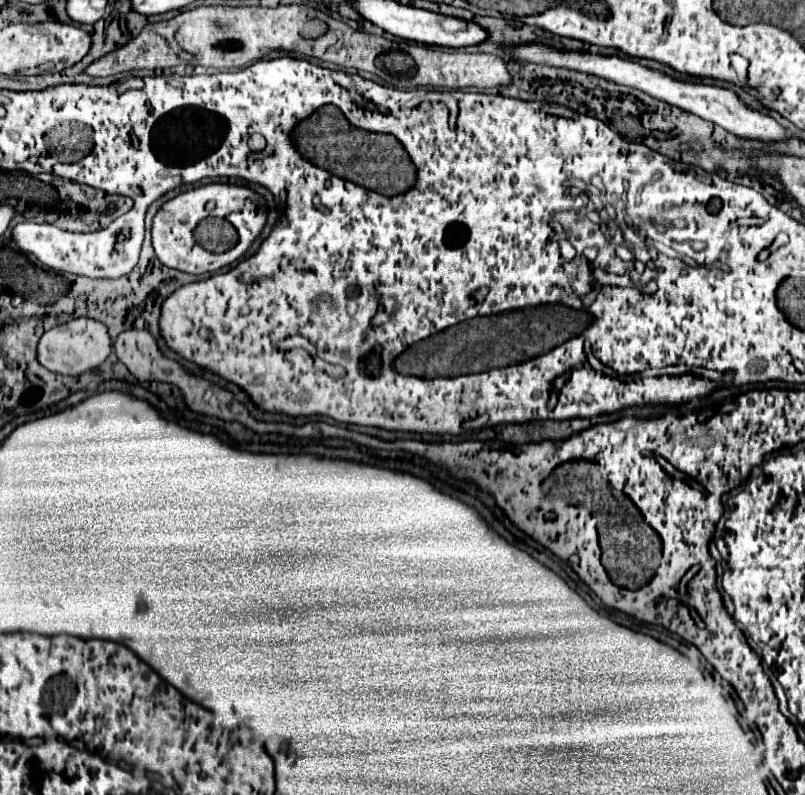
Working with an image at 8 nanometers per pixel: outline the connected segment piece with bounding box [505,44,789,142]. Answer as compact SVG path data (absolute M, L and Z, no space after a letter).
M525 44L525 46L507 46L505 48L511 56L515 56L517 60L523 62L537 62L537 64L549 64L549 66L563 66L563 68L571 68L571 70L579 70L579 72L587 72L587 74L595 74L601 78L607 78L611 82L617 84L625 84L637 90L643 90L647 94L651 94L657 100L663 100L667 104L673 104L681 110L687 110L691 114L701 116L703 120L709 120L721 128L725 128L727 132L735 134L737 138L747 138L747 140L761 140L761 142L781 142L787 140L789 134L783 126L779 126L771 116L761 114L761 112L753 112L749 110L741 98L737 94L733 94L727 88L717 88L717 86L705 86L705 84L687 84L687 82L679 82L669 78L667 74L649 70L633 60L625 60L619 56L601 56L601 54L583 54L583 52L561 52L543 44Z

